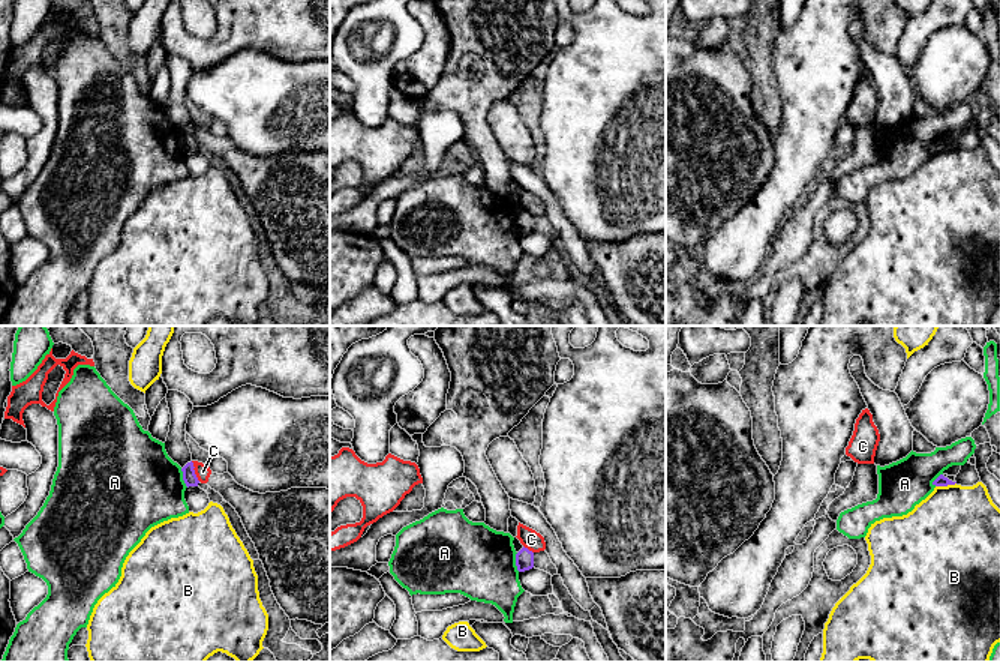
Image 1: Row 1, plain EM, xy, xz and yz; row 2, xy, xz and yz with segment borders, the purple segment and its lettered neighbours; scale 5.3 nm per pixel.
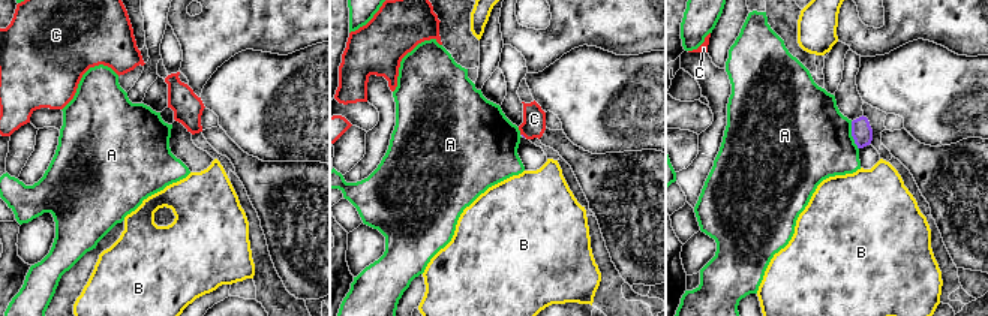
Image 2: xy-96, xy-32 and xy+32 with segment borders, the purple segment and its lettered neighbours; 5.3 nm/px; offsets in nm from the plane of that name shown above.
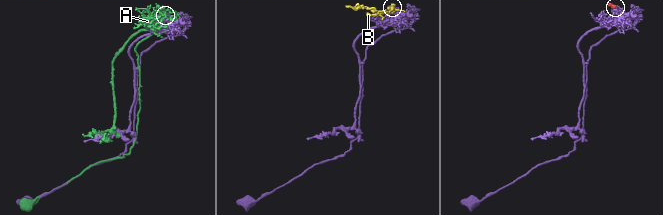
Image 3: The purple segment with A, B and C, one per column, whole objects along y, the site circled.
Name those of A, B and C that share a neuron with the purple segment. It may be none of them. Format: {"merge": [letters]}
{"merge": []}

